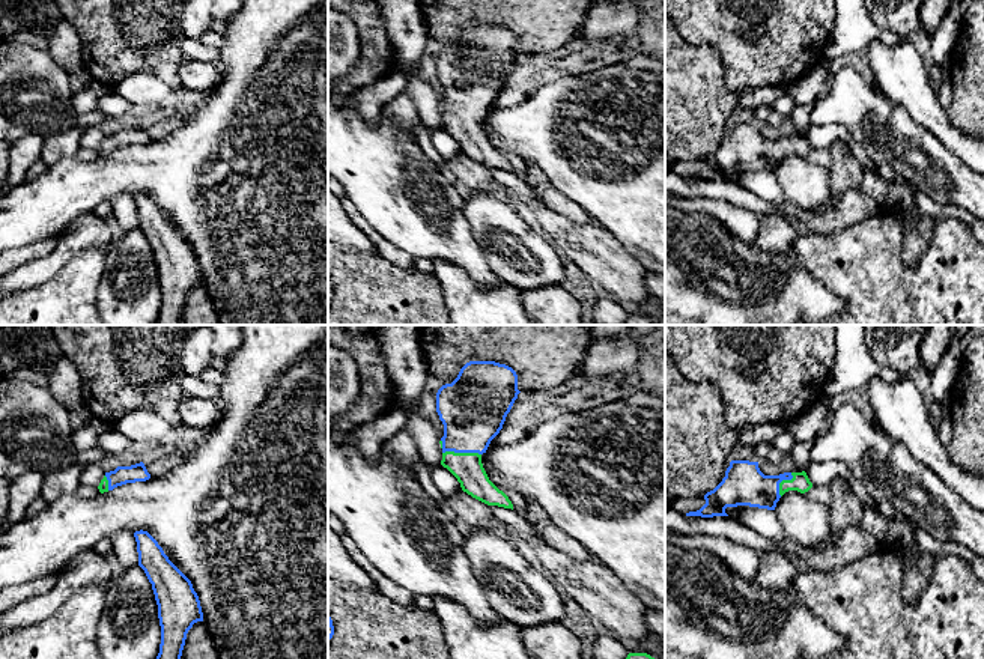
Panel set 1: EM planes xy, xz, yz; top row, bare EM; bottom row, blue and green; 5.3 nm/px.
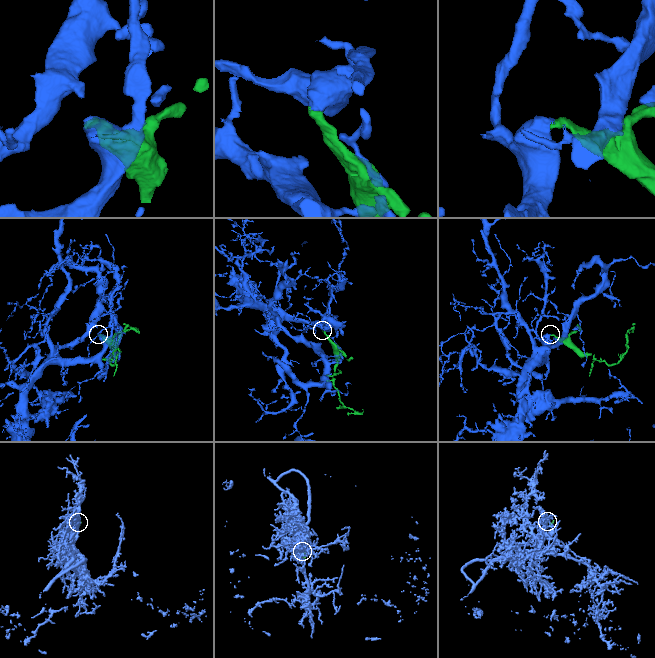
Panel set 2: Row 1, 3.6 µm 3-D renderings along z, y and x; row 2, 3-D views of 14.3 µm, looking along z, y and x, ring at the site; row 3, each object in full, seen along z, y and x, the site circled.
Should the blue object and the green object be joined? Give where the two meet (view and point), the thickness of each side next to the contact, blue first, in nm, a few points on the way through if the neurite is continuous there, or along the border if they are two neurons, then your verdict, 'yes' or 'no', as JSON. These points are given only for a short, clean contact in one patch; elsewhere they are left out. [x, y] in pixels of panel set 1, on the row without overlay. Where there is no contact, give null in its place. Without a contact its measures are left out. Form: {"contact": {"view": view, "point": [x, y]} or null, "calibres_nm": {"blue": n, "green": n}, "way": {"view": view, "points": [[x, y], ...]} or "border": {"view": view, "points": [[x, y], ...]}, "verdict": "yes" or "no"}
{"contact": {"view": "xz", "point": [462, 115]}, "calibres_nm": {"blue": 360, "green": 160}, "way": {"view": "xz", "points": [[473, 71], [462, 115], [467, 130]]}, "verdict": "yes"}

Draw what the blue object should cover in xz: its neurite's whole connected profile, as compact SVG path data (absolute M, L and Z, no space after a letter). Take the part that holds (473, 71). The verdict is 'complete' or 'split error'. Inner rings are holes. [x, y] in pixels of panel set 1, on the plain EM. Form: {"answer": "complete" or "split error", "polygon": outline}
{"answer": "split error", "polygon": "M469 24L451 47L442 48L436 56L436 75L444 87L444 99L439 107L442 111L441 128L447 131L460 146L463 155L472 161L504 172L512 172L509 159L500 153L487 140L481 117L486 116L490 104L500 96L518 62L516 35L495 24Z"}

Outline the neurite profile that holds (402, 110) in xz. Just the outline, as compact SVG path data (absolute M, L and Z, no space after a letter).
M402 92L393 101L385 104L382 107L382 116L393 120L399 128L411 132L415 140L420 116L414 99L406 92Z

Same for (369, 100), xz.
M391 71L378 81L363 86L354 93L354 104L358 114L370 125L376 126L385 104L405 92L408 75Z

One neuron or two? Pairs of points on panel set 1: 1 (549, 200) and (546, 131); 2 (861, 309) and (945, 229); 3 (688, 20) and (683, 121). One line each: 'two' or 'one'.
1: two
2: one
3: two

